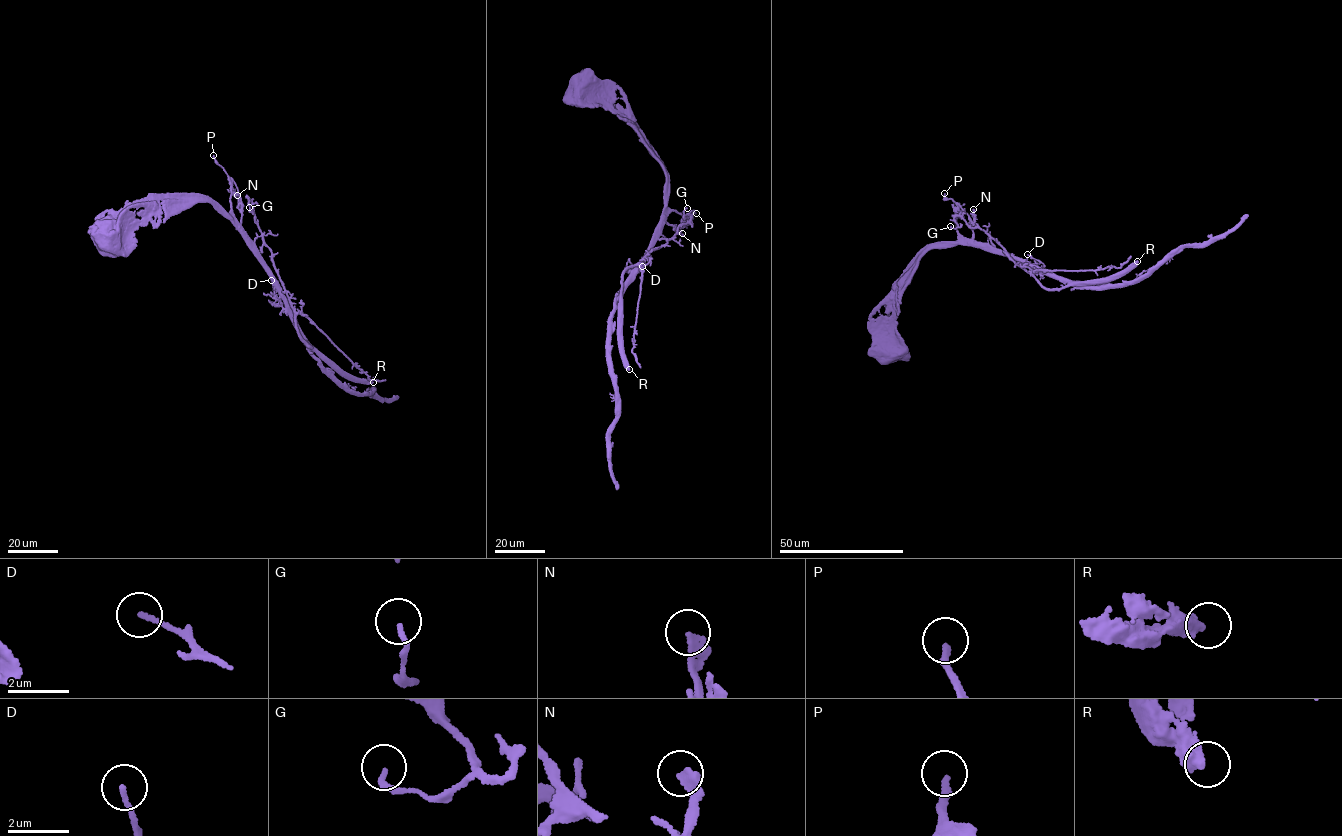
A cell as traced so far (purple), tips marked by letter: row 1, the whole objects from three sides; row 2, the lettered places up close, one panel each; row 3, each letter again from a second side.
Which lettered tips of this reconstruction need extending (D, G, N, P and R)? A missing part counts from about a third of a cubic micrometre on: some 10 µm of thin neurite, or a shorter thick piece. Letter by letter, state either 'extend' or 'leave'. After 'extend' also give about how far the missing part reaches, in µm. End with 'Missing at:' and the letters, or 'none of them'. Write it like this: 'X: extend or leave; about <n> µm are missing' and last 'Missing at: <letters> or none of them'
D: leave
G: leave
N: leave
P: extend; about 5 µm are missing
R: extend; about 70 µm are missing
Missing at: P, R

